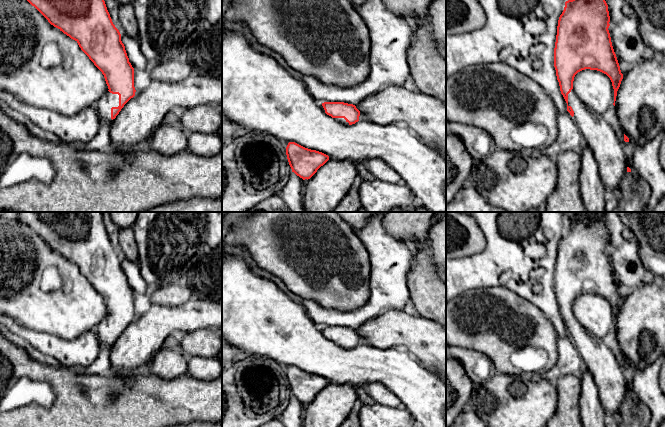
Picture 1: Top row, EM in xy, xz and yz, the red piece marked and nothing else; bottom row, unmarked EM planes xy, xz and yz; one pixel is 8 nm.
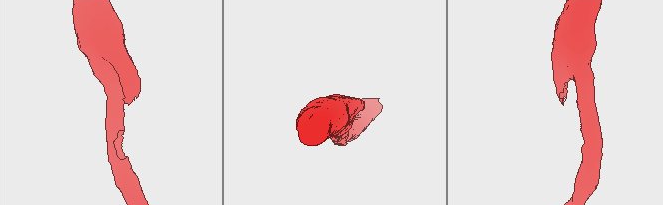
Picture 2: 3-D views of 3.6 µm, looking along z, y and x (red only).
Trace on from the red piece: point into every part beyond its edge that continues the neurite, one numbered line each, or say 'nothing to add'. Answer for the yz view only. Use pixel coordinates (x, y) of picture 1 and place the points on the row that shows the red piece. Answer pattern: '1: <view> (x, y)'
1: yz (595, 130)

